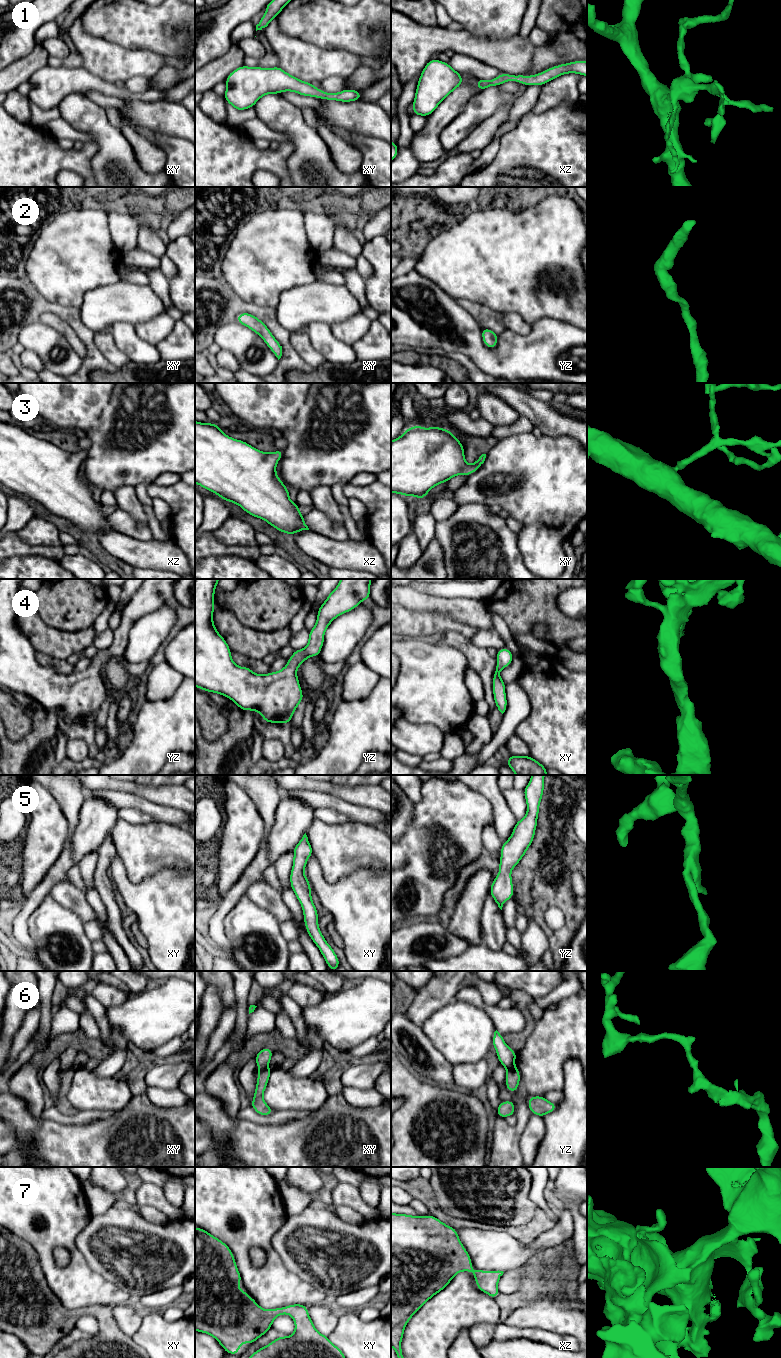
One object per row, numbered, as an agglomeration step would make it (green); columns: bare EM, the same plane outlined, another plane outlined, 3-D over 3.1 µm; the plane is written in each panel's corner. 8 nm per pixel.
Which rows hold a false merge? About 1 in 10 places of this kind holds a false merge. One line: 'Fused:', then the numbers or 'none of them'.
Fused: 6

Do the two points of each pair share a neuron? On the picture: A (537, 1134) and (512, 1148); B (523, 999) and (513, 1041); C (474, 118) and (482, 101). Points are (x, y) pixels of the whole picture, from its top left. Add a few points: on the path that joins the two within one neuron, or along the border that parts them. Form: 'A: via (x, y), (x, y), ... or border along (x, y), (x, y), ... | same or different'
A: border along (528, 1121), (520, 1138), (521, 1156) | different
B: via (525, 1010), (529, 1017), (529, 1028), (524, 1033) | same
C: via (474, 114), (482, 105) | same

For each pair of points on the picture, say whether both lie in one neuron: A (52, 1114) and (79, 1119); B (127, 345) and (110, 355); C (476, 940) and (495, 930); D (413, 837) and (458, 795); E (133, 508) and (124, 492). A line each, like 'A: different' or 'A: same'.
A: same
B: different
C: different
D: same
E: same

